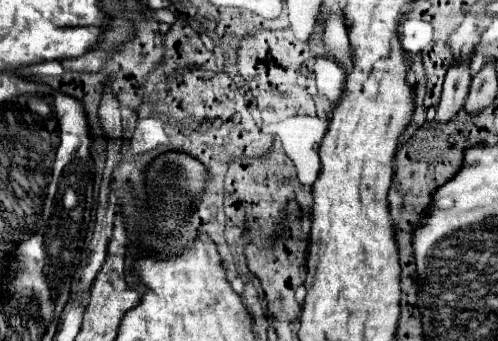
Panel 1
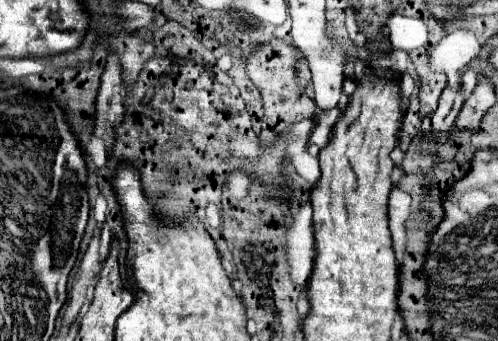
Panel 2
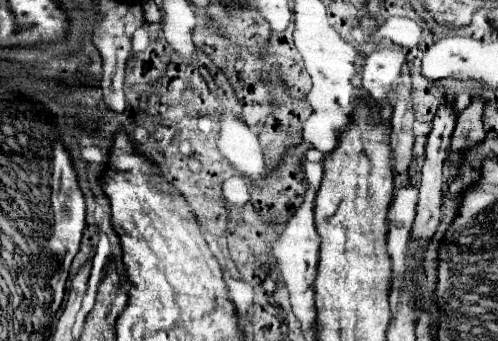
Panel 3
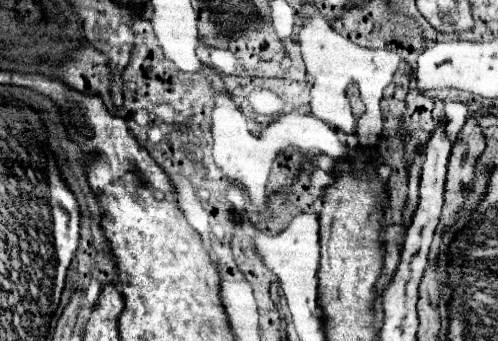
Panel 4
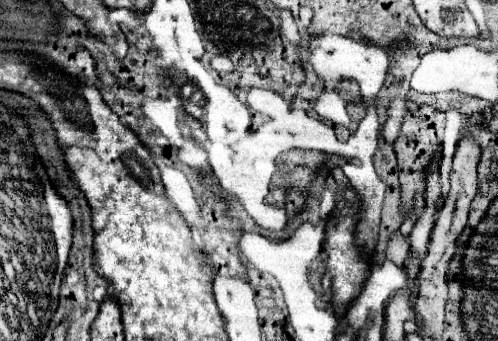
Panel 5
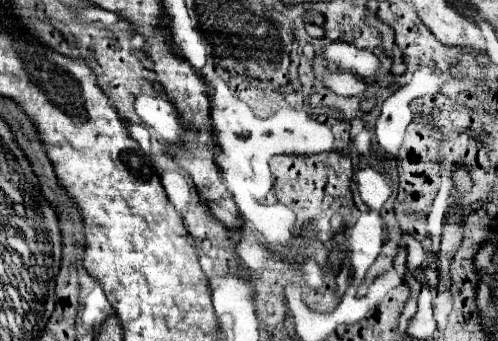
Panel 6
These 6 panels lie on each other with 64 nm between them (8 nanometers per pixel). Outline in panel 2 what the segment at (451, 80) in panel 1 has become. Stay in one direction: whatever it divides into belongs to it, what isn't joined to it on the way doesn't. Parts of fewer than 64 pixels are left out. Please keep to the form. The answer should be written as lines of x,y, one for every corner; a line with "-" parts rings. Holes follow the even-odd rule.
462,86
446,88
440,96
438,110
432,116
432,134
448,134
450,128
454,126
456,118
458,118
462,104
464,104

